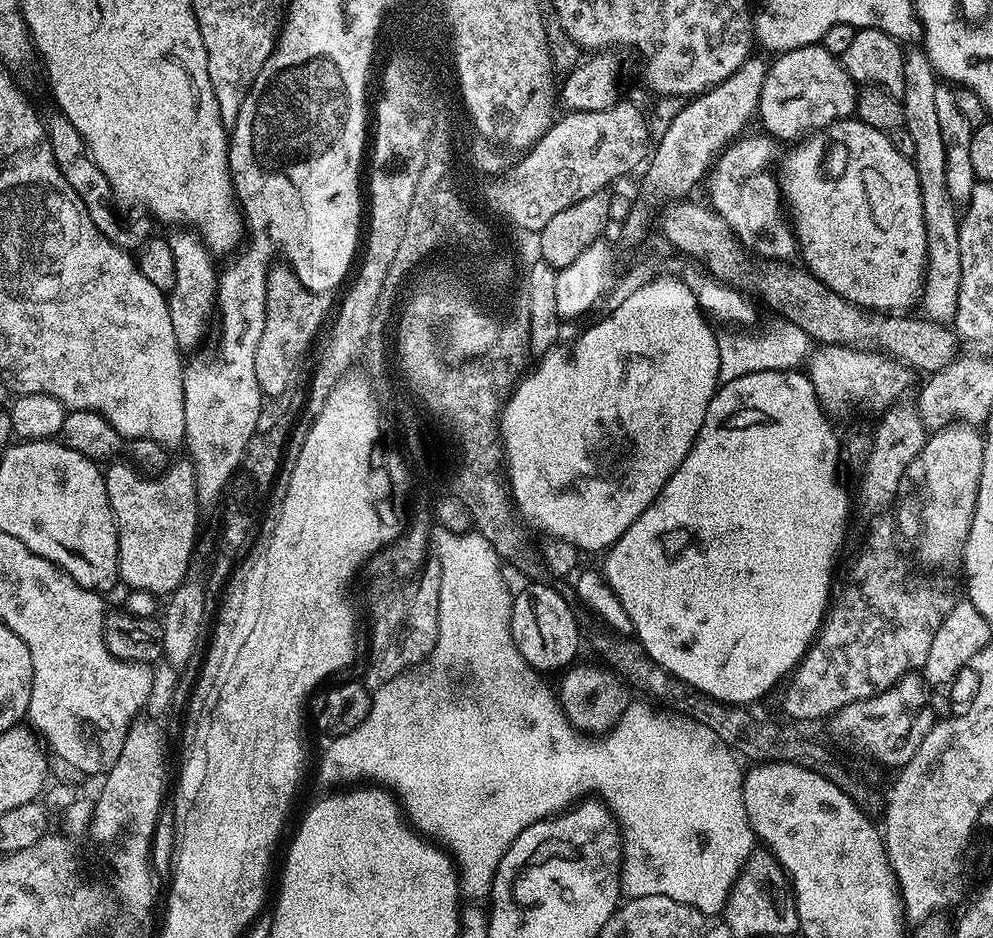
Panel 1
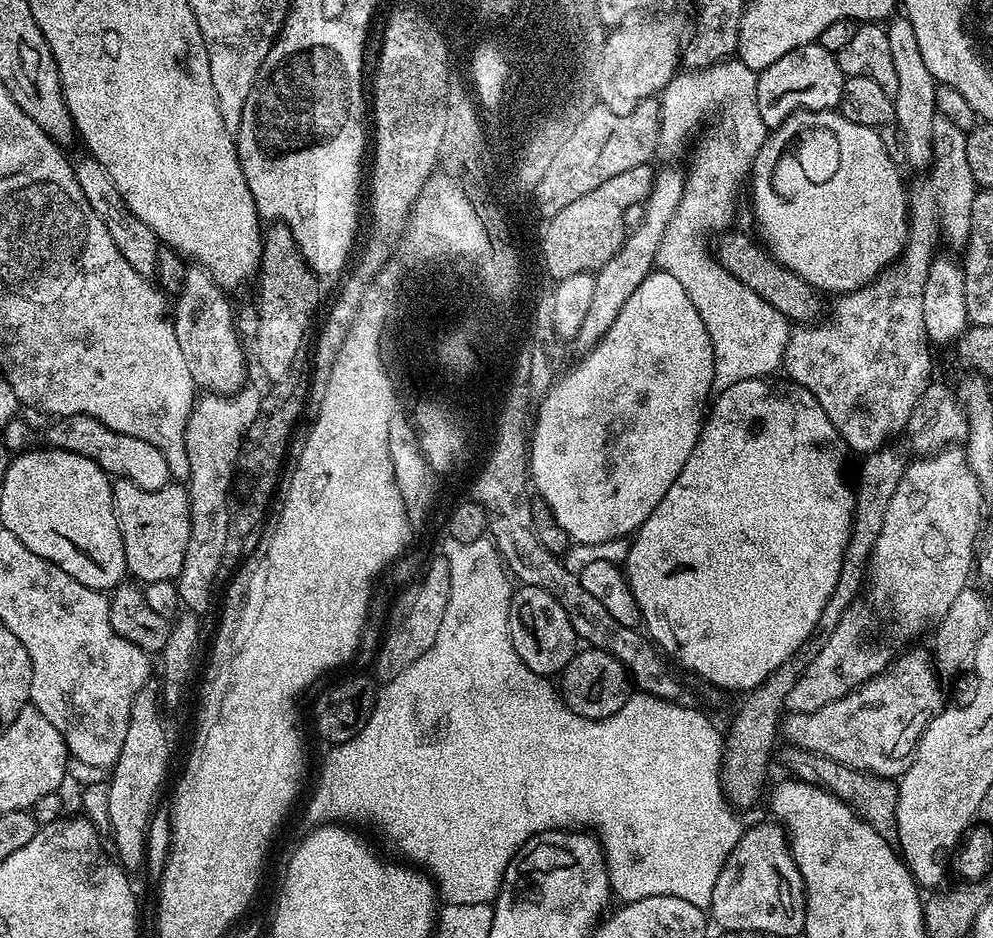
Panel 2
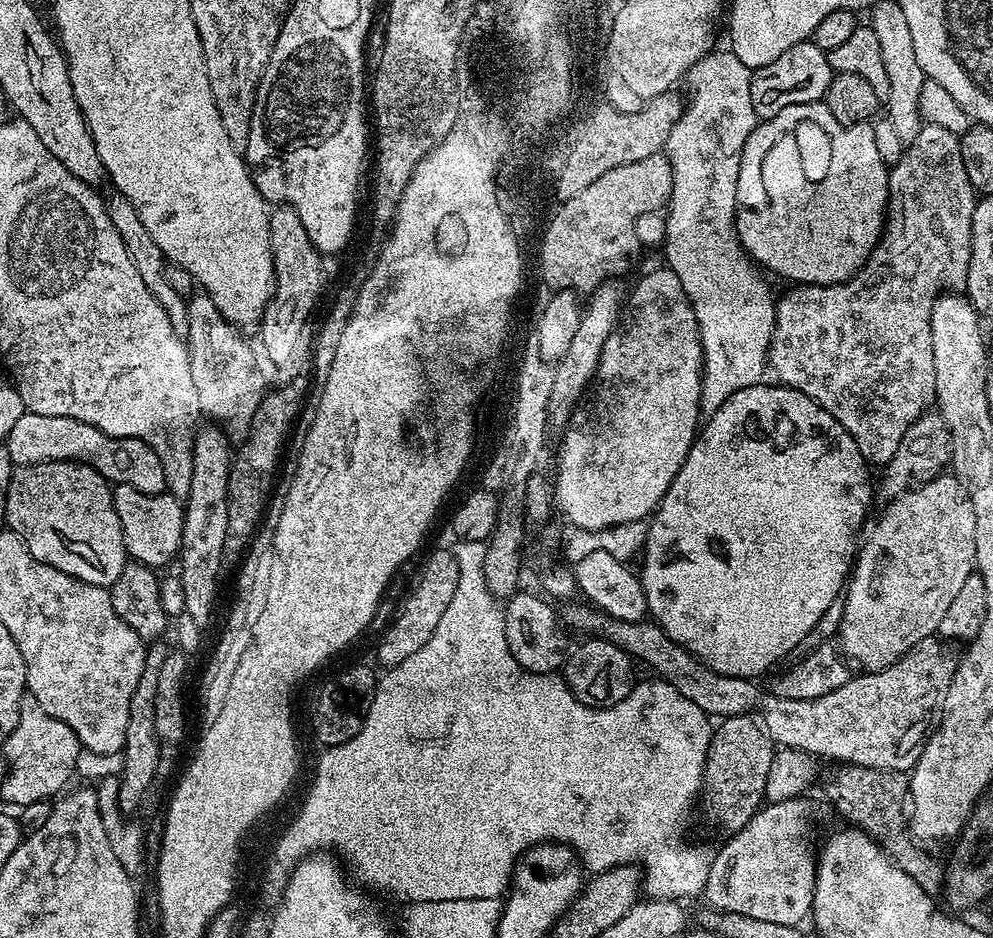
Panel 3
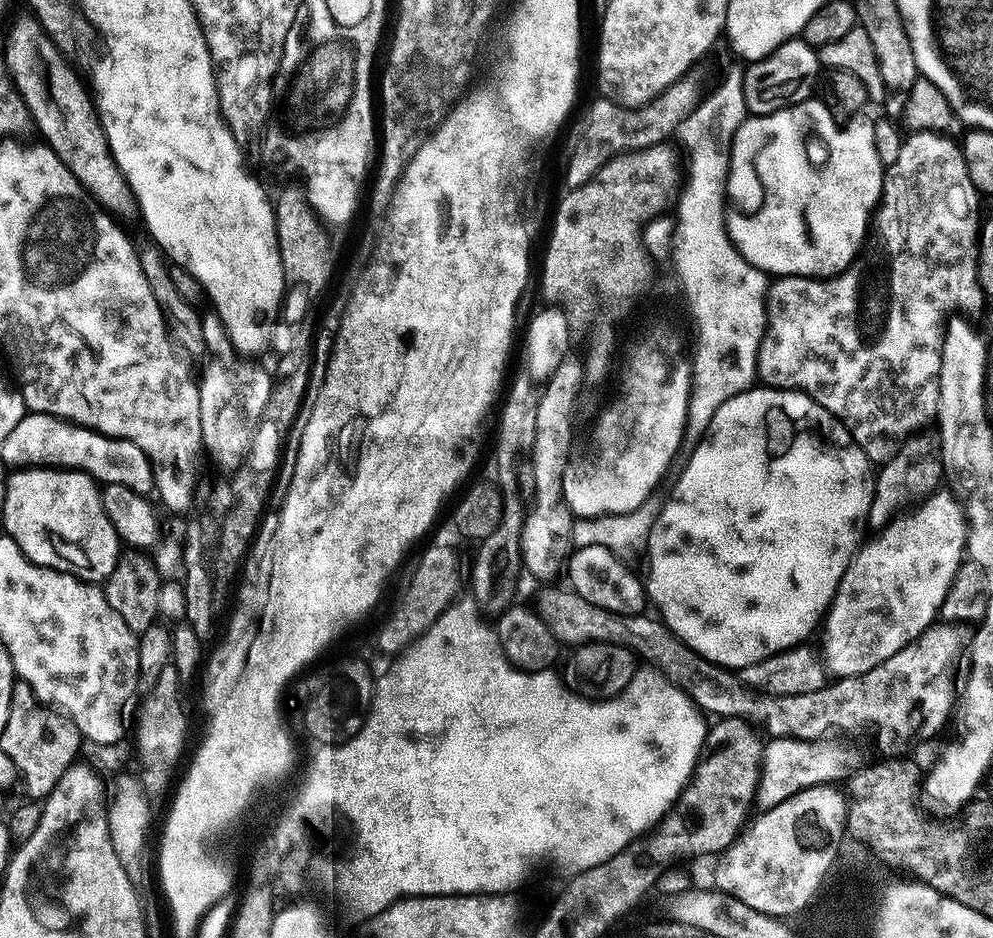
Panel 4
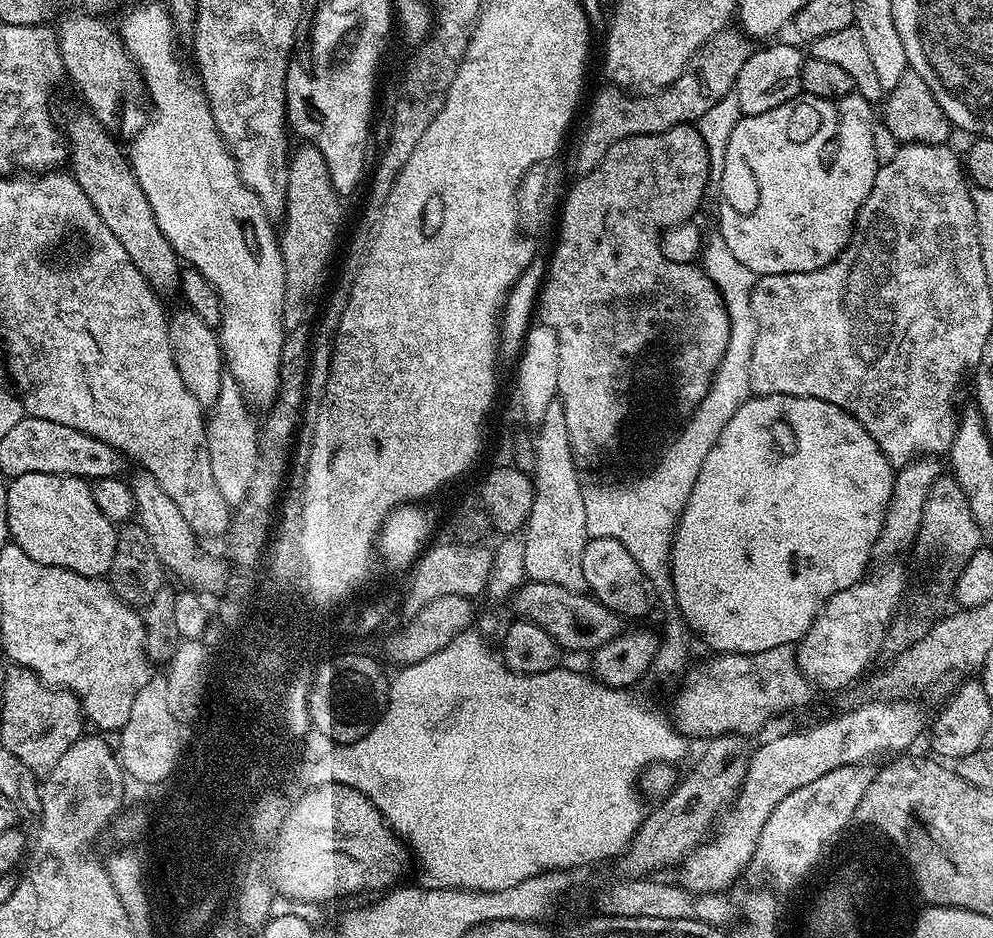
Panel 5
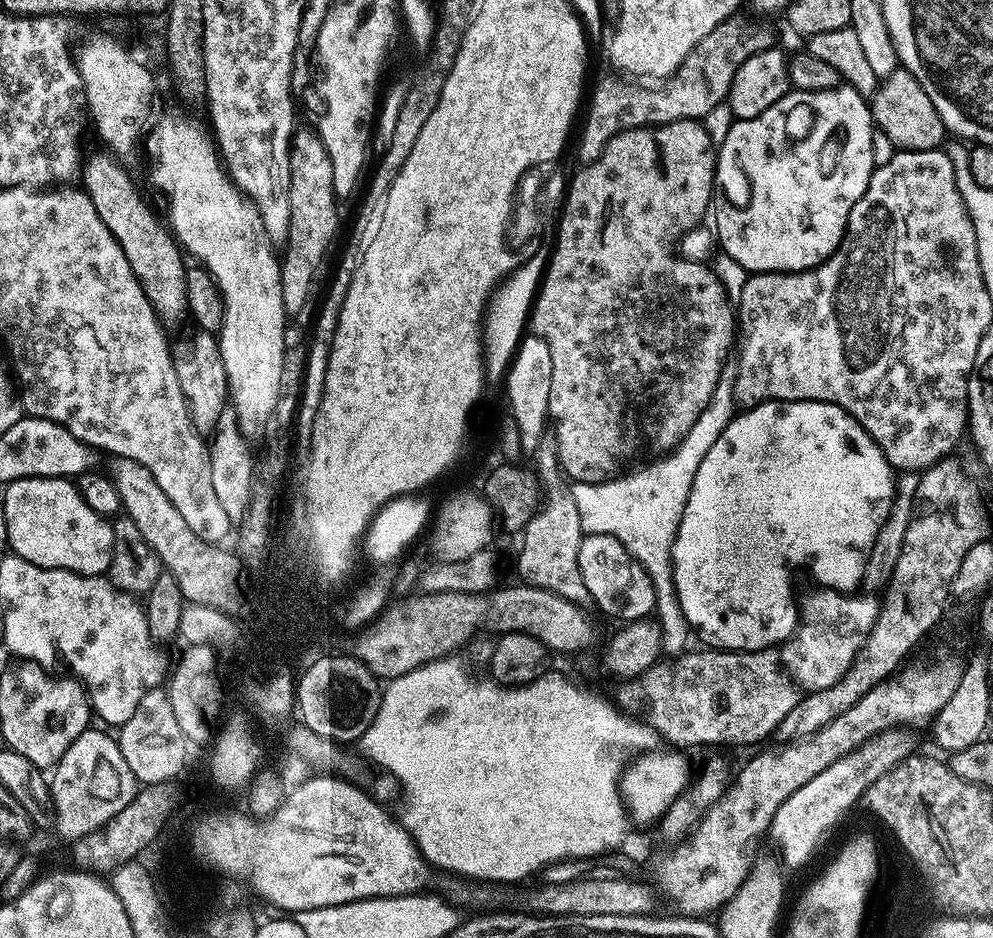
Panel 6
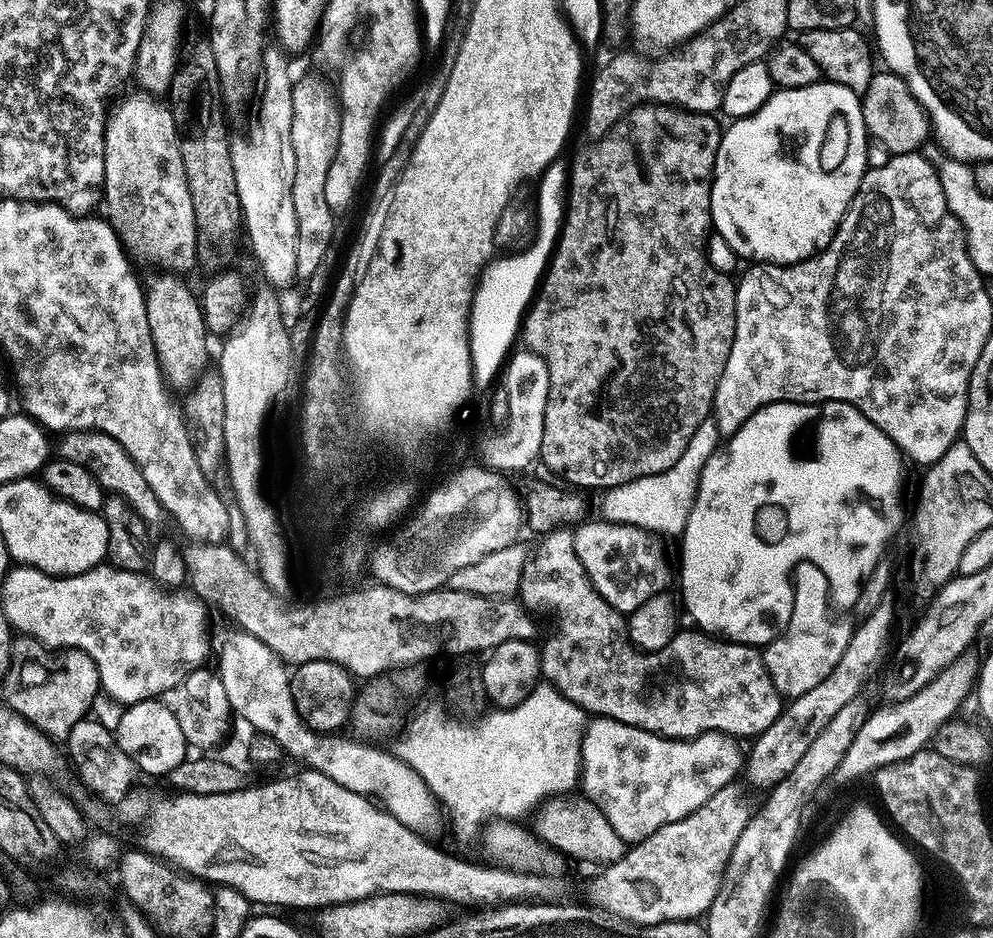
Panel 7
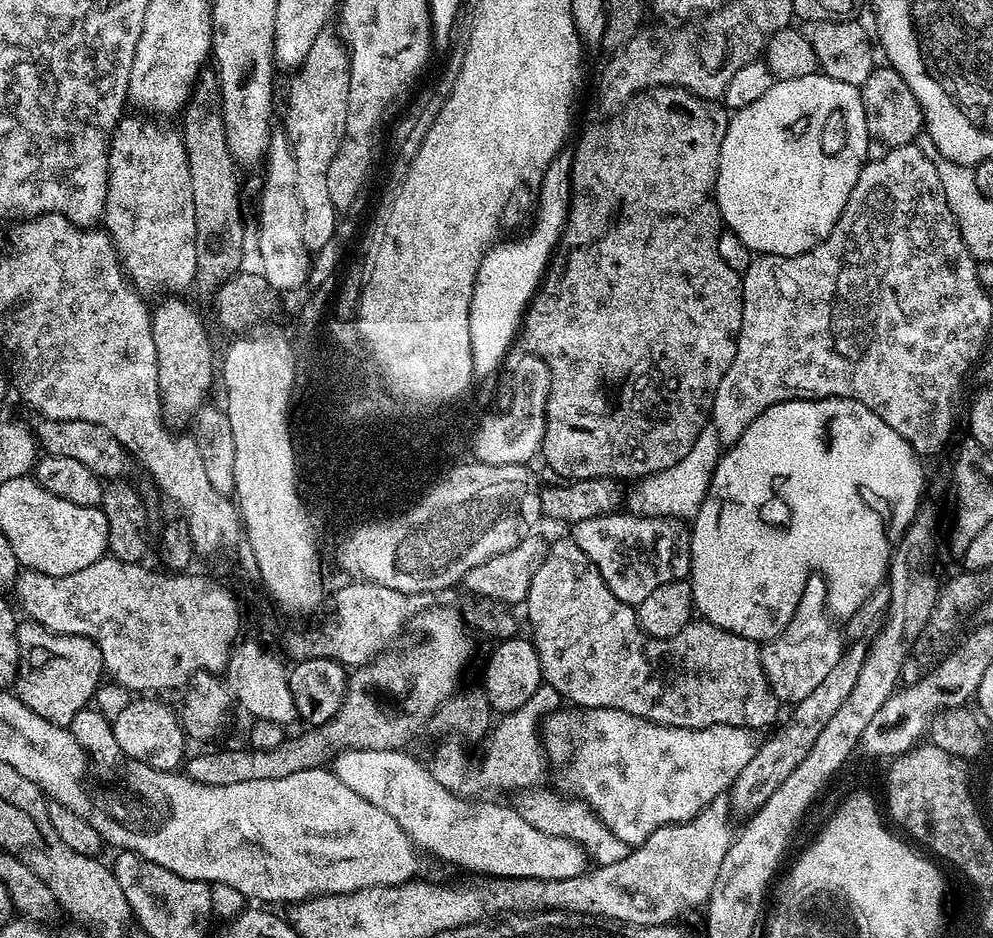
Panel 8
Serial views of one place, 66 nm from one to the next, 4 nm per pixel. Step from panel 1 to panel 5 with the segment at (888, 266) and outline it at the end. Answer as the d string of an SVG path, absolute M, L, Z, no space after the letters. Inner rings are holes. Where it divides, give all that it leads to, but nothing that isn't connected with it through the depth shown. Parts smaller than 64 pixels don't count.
M801 94L790 102L782 102L782 106L774 106L774 110L766 110L766 114L741 115L740 120L734 126L729 145L726 146L724 165L718 170L720 196L724 199L720 204L718 235L726 242L726 246L730 246L730 254L734 254L734 258L738 258L742 266L756 273L757 277L790 274L791 272L813 272L819 268L825 268L830 261L839 256L840 251L851 240L858 210L874 186L878 165L875 160L874 144L871 141L874 123L872 108L873 105L859 94L842 96L835 102L823 100L821 96Z

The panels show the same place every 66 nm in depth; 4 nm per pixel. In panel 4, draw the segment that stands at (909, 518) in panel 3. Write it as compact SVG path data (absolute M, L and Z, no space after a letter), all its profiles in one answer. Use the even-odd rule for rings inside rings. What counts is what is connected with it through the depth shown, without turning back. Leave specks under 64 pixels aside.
M937 490L926 500L904 515L892 521L877 540L869 539L861 547L832 600L823 621L824 652L822 663L833 677L857 676L874 670L886 658L898 654L909 640L919 636L937 623L940 607L966 559L968 522L964 518L964 506L951 491Z

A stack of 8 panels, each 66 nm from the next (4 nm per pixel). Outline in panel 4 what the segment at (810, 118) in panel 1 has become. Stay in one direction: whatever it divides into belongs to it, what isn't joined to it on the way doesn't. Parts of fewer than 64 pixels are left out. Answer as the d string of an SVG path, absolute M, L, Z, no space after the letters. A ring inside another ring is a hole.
M803 38L788 40L766 58L751 61L743 69L747 111L754 116L765 116L809 99L813 95L812 87L815 84L817 87L821 72L822 65L817 49L807 44Z

